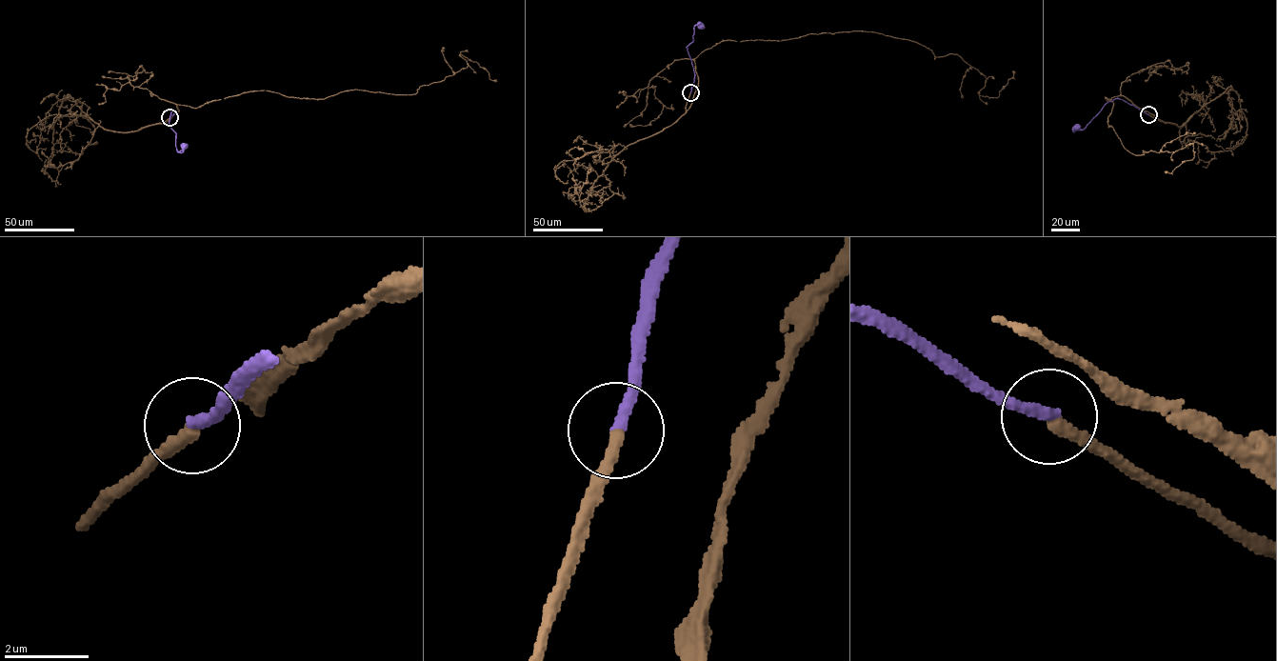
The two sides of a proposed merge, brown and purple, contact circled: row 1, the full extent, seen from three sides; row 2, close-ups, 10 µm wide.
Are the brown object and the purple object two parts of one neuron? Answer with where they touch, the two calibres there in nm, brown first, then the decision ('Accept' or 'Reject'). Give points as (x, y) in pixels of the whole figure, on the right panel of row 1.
Place: (1148, 114). Thickness 280 nm (brown) against 280 nm. Accept

